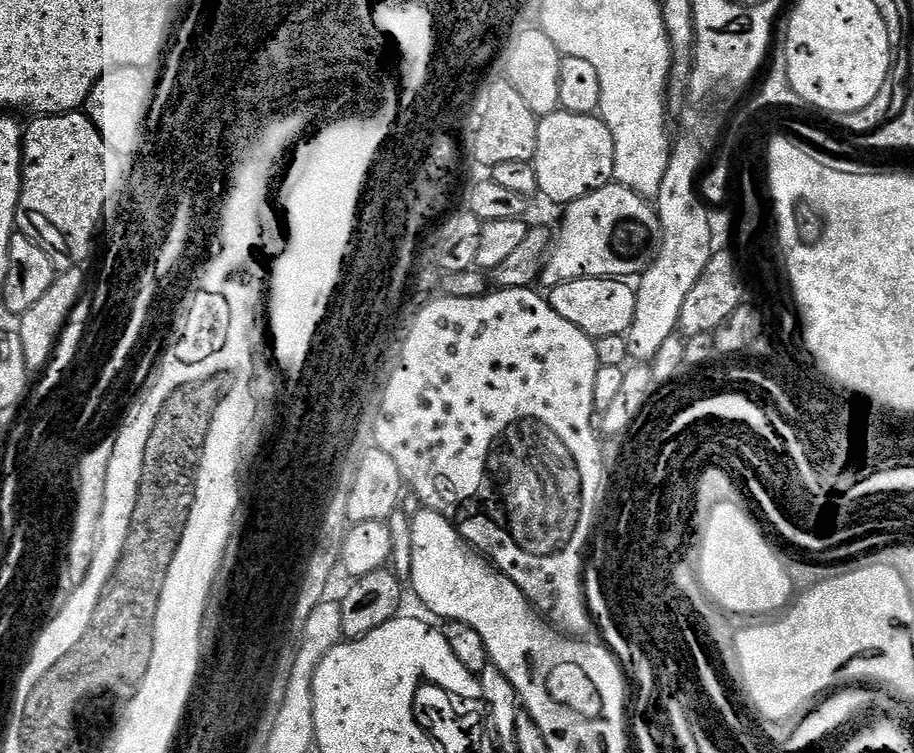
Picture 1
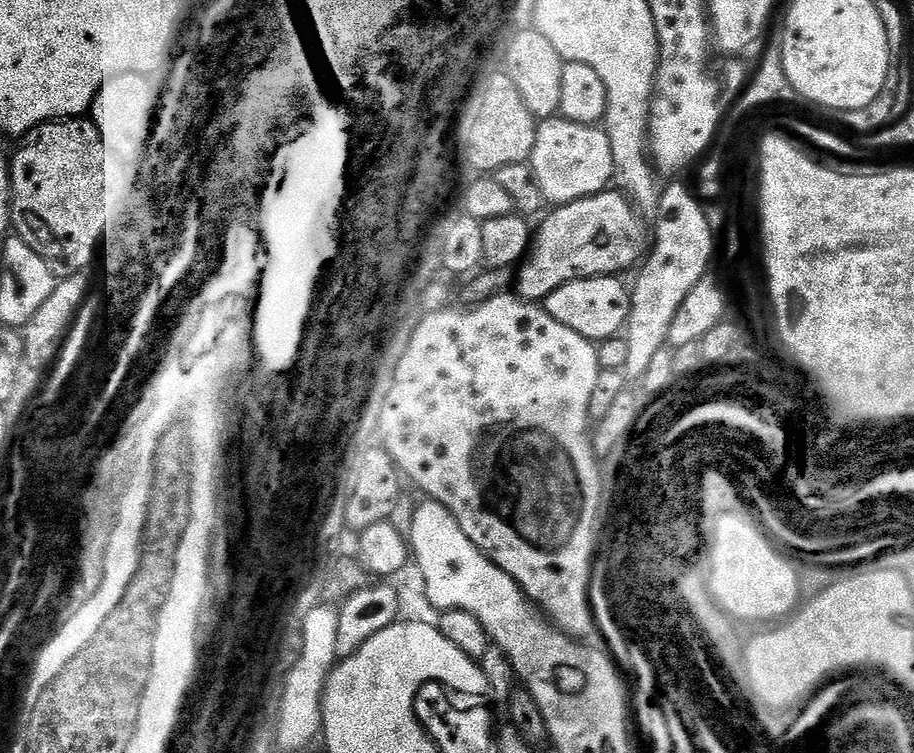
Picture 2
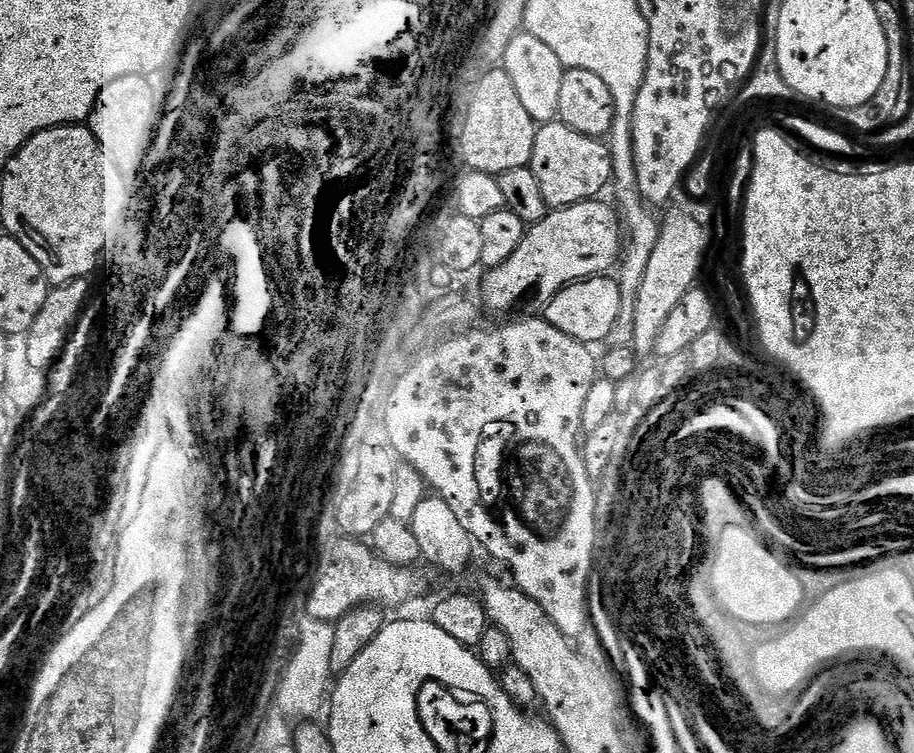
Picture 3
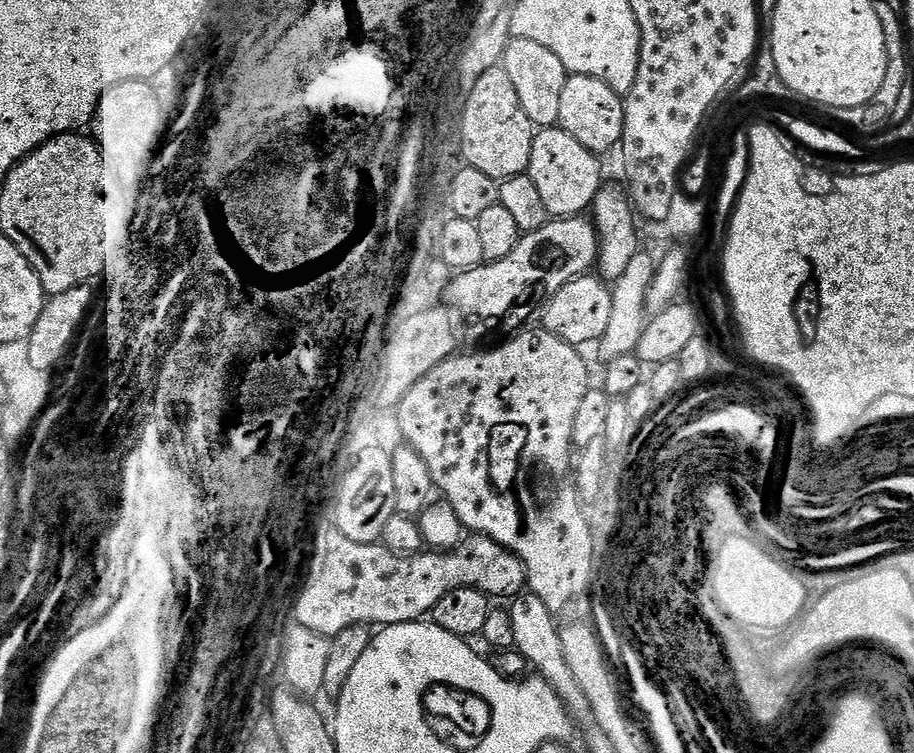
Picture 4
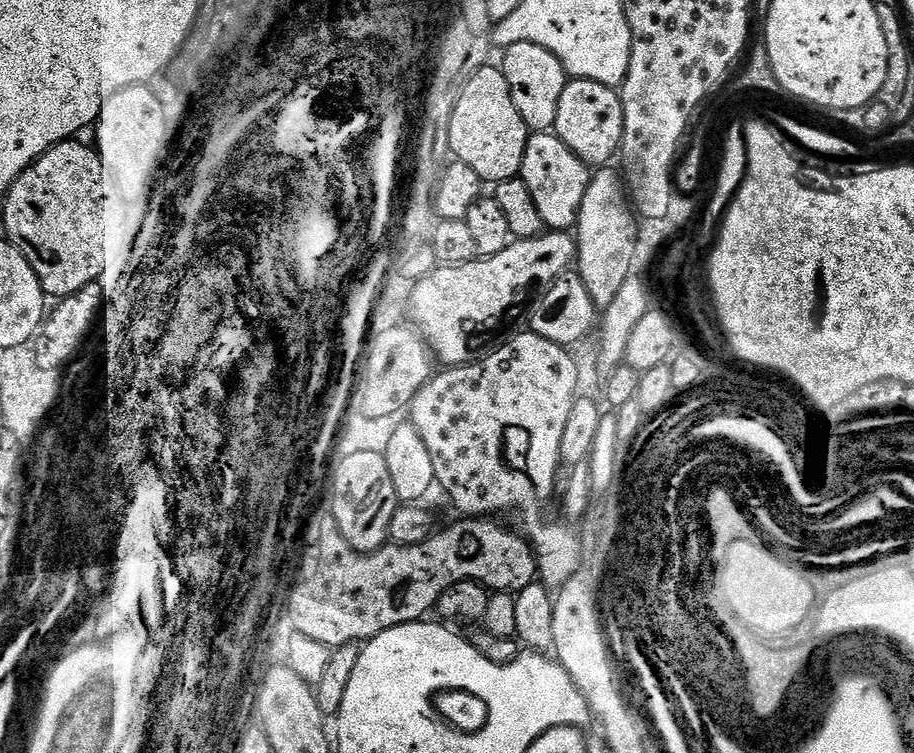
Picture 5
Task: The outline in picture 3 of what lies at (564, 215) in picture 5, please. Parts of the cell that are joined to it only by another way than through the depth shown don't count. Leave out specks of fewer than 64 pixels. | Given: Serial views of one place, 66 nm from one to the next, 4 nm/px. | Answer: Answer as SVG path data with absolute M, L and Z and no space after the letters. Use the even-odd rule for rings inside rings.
M559 122L537 127L530 166L534 170L534 178L538 178L542 198L546 198L552 210L597 199L607 184L609 187L614 176L612 155L608 153L608 145L603 139L578 134L578 130L570 130L570 126Z

